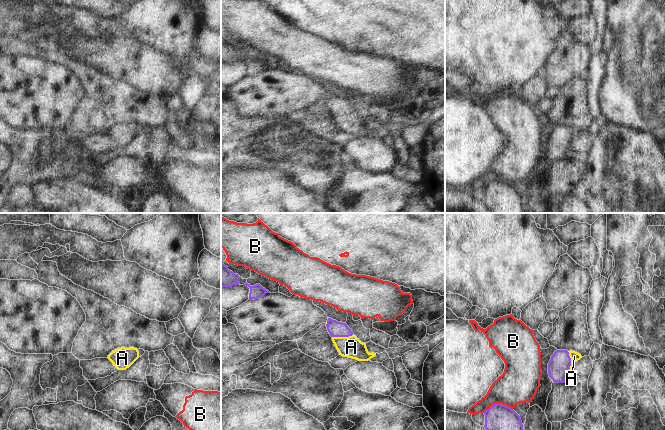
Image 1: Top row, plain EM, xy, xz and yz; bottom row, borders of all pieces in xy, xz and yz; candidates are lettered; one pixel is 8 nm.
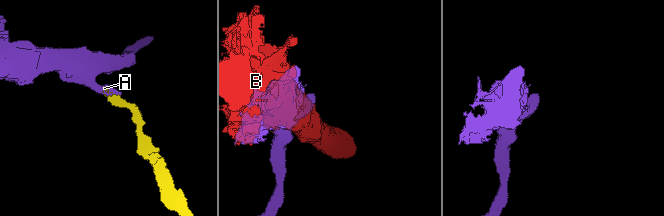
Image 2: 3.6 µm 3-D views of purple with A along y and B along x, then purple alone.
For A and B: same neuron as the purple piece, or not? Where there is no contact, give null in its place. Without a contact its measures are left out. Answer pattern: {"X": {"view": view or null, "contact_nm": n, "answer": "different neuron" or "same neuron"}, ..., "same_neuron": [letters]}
{"A": {"view": "xz", "contact_nm": 180, "answer": "same neuron"}, "B": {"view": "yz", "contact_nm": 240, "answer": "different neuron"}, "same_neuron": ["A"]}

